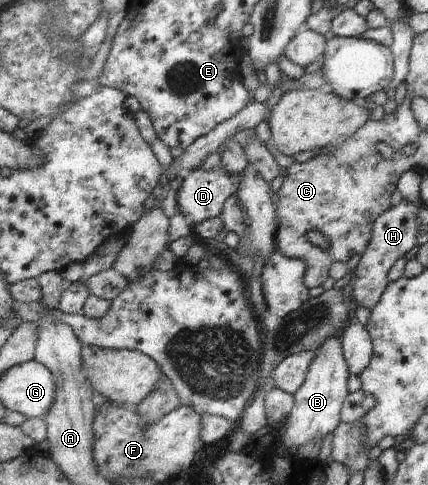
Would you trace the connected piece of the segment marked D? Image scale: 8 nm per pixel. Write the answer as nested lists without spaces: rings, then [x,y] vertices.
[[[224,165],[206,170],[193,170],[182,179],[177,192],[177,210],[193,225],[220,217],[226,200],[239,191],[243,174],[232,176]]]

